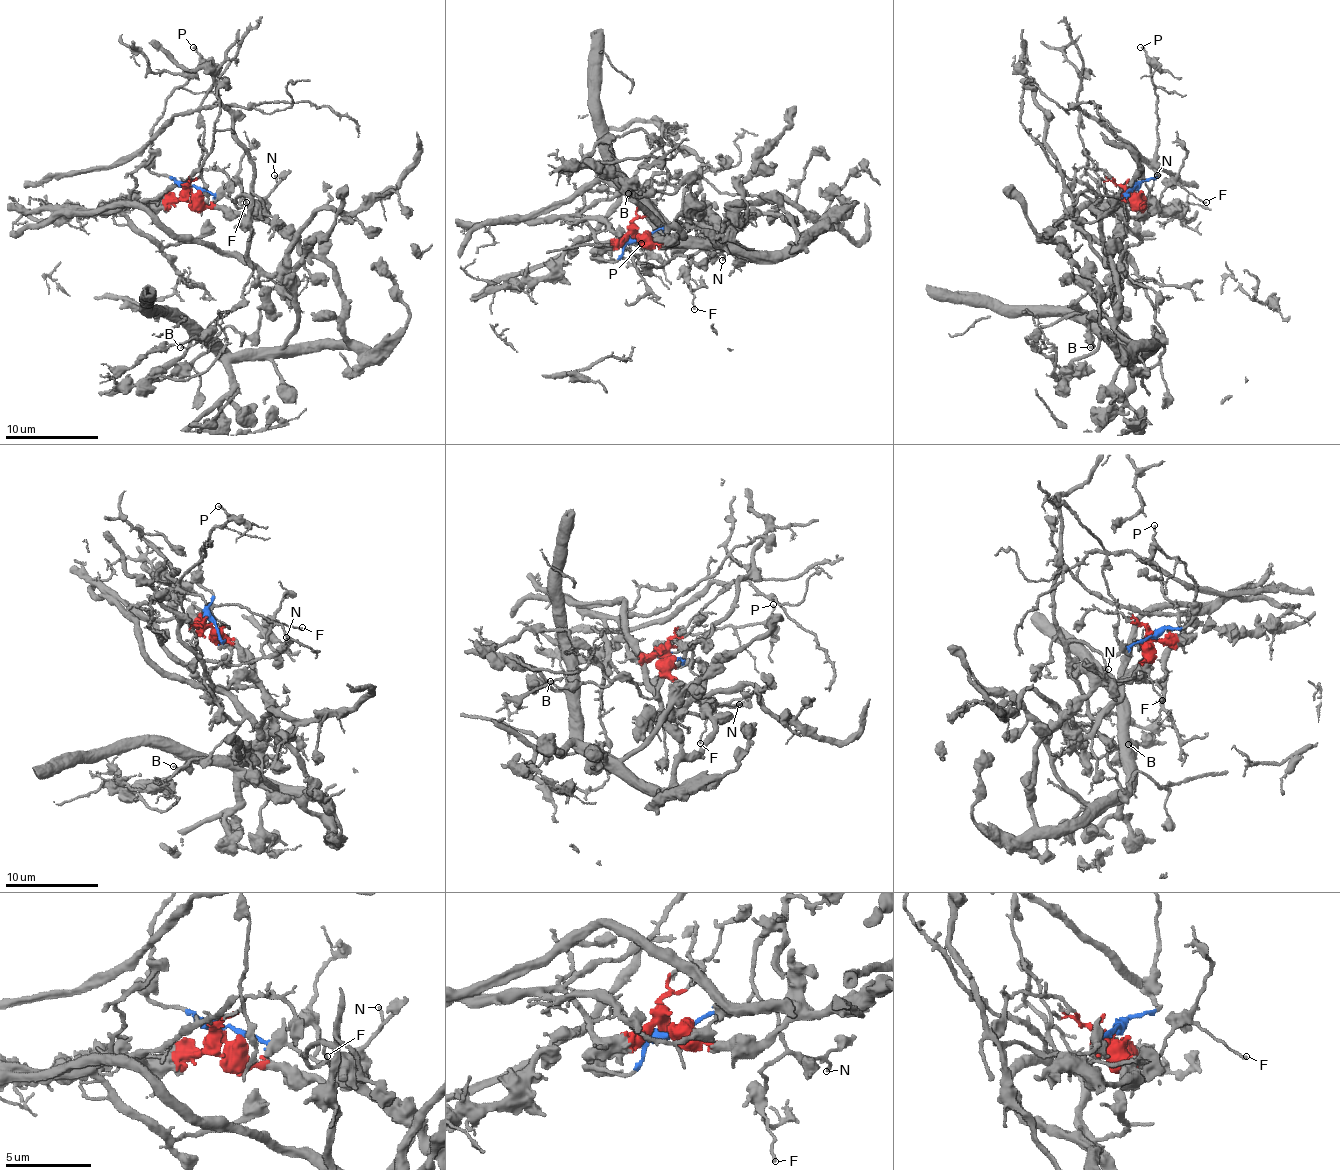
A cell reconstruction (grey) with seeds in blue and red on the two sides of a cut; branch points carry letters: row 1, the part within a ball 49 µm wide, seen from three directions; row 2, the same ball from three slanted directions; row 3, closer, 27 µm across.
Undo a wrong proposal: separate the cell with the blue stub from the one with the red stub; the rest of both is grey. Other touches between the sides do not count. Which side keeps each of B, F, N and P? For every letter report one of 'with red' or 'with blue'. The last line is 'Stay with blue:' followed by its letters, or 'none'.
B: with blue
F: with blue
N: with blue
P: with blue
Stay with blue: B, F, N, P

